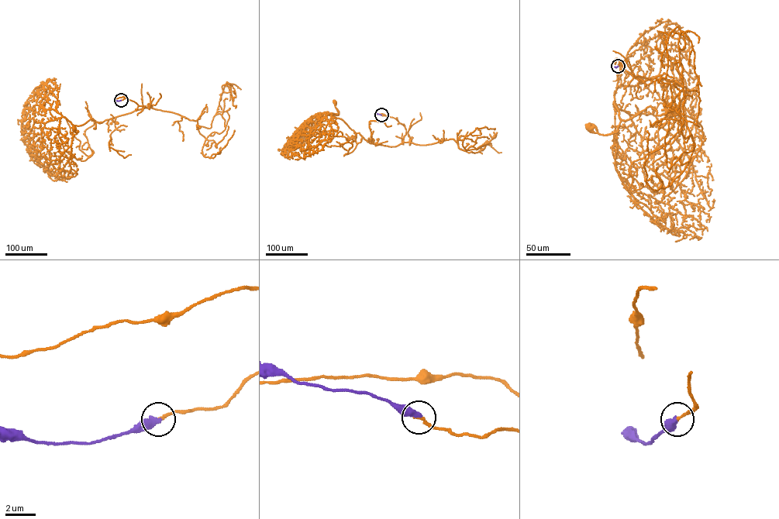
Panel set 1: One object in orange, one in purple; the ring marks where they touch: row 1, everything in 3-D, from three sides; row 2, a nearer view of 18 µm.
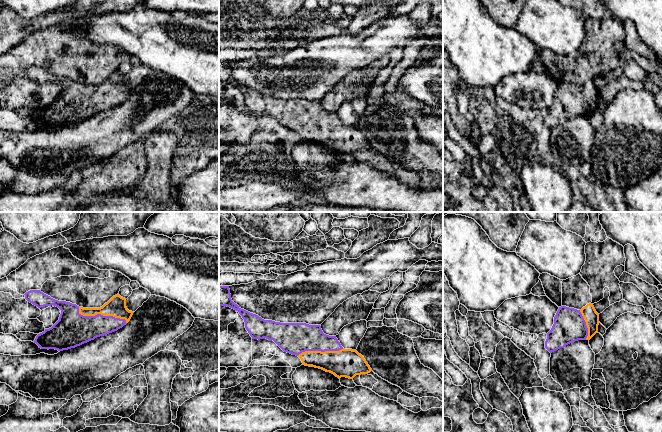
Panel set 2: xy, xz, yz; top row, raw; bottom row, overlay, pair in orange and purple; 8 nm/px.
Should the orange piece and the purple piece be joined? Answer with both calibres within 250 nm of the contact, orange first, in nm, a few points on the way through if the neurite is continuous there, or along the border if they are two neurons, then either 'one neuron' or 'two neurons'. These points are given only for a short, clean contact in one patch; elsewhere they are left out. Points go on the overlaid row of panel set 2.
calibres 160 and 260 nm; one neuron

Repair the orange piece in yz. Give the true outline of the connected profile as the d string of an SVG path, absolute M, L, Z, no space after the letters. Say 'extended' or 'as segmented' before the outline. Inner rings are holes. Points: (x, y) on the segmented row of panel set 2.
extended; M589 303L581 310L559 307L551 330L547 333L545 348L554 352L578 340L590 340L597 332L599 314Z

